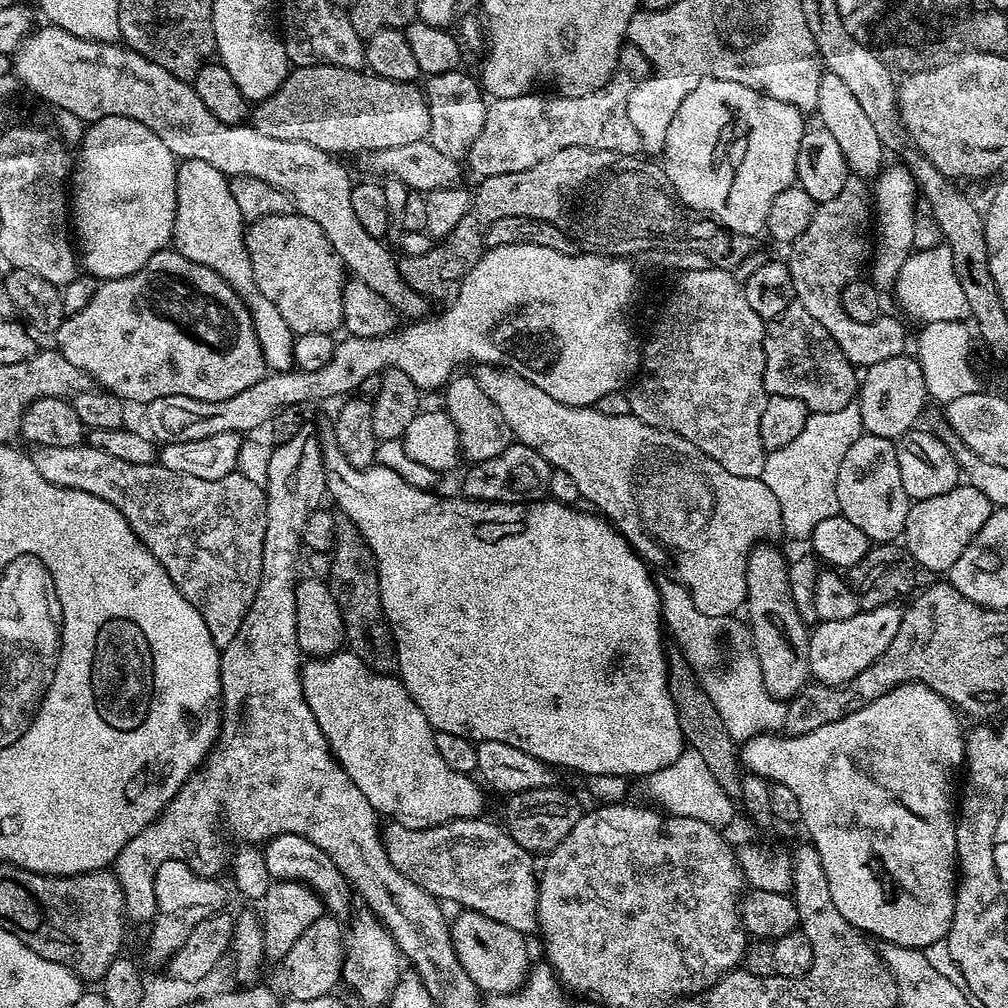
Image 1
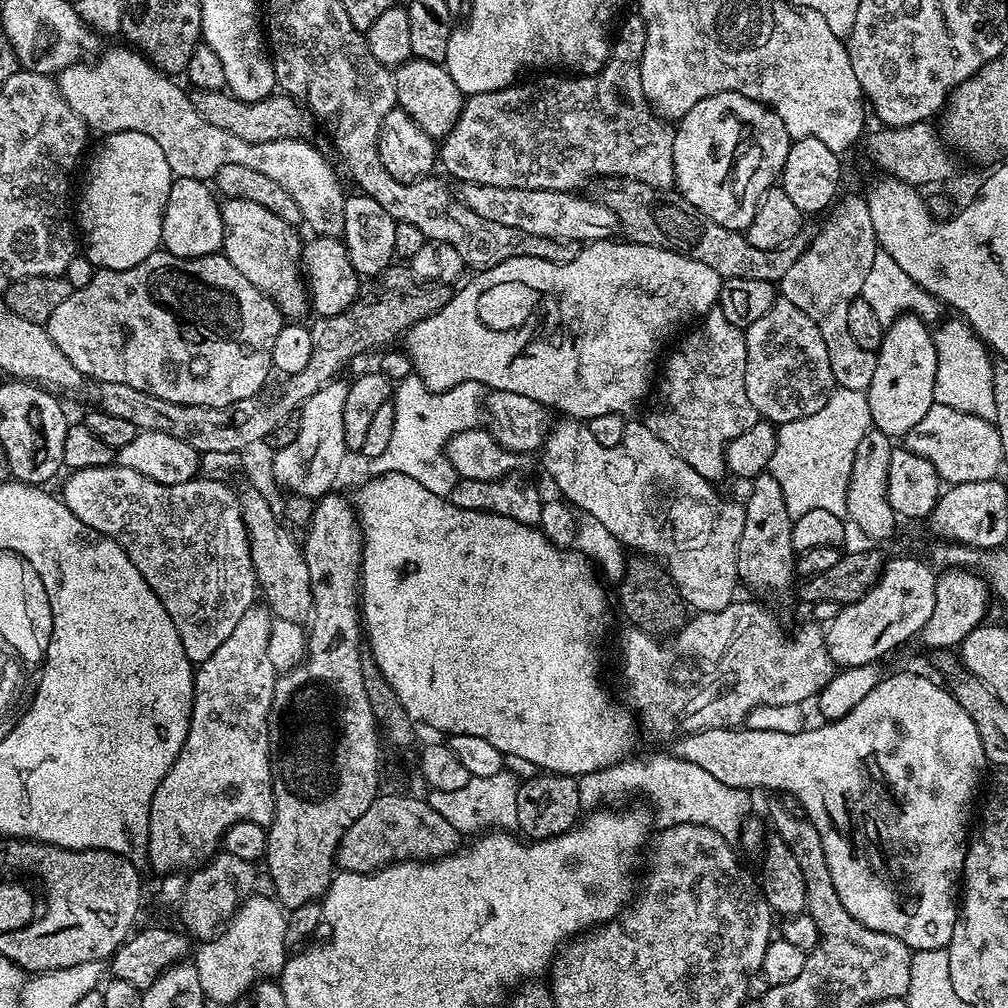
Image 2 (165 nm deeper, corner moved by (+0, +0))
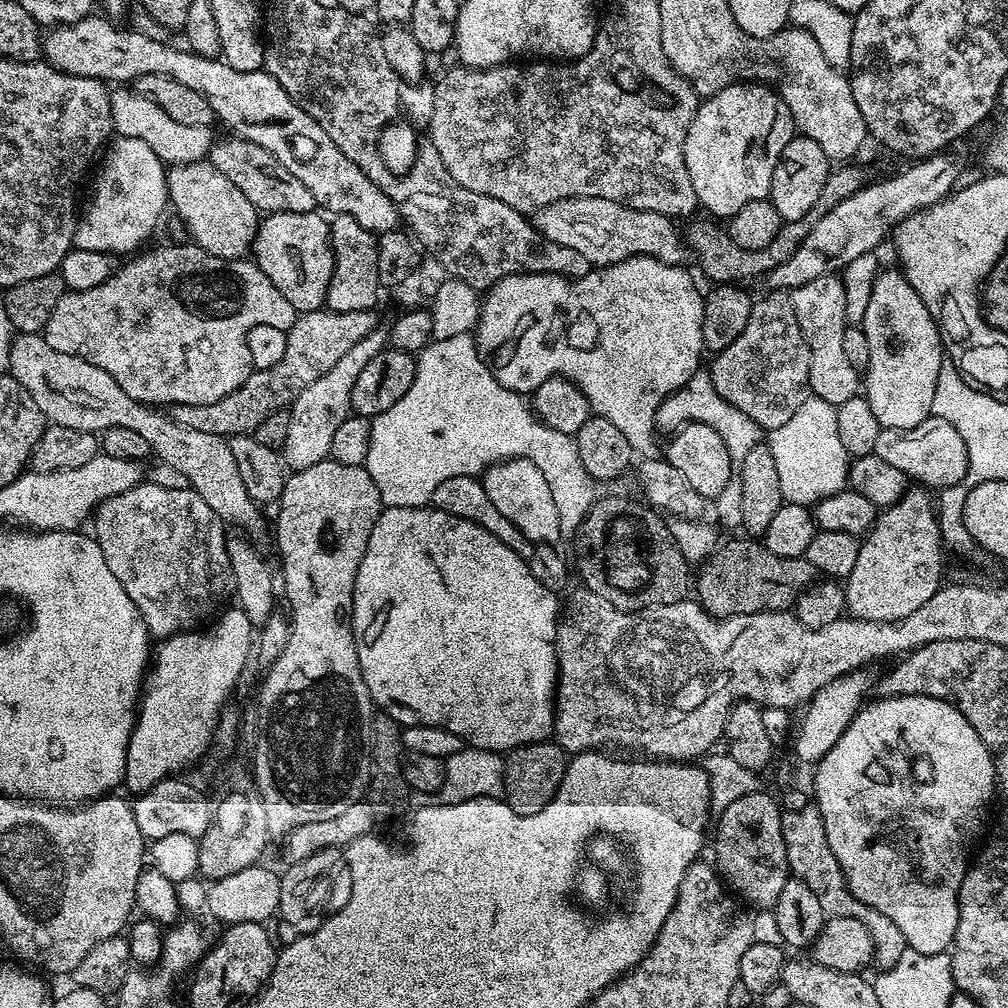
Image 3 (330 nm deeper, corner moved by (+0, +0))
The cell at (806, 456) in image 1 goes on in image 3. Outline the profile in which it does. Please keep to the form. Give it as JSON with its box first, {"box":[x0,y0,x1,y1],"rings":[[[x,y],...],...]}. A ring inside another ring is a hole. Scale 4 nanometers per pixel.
{"box":[768,396,850,506],"rings":[[[810,396],[794,417],[771,429],[768,445],[777,463],[785,503],[810,506],[847,487],[850,457],[838,435],[837,407]]]}

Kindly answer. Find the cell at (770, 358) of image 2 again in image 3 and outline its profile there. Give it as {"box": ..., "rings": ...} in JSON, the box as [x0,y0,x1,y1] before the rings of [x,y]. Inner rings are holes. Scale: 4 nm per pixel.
{"box":[710,290,810,430],"rings":[[[784,290],[767,294],[753,303],[746,330],[726,350],[715,353],[710,375],[718,394],[761,429],[771,430],[794,417],[810,396],[810,346],[802,334],[802,326],[798,326],[791,295]]]}

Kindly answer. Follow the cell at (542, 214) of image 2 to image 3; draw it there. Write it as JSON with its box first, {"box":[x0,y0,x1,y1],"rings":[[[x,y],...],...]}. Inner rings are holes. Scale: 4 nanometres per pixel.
{"box":[530,196,690,266],"rings":[[[575,196],[559,200],[535,209],[530,221],[541,234],[550,238],[550,242],[578,250],[578,254],[582,254],[582,258],[586,258],[594,266],[617,264],[631,256],[649,256],[667,264],[683,265],[684,259],[687,261],[690,256],[681,233],[680,236],[676,233],[676,228],[672,225],[675,223],[669,217],[622,206],[606,198]]]}

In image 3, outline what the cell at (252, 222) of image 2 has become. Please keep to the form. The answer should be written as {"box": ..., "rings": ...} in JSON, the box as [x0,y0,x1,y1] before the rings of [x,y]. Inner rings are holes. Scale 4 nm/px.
{"box":[167,162,261,262],"rings":[[[207,162],[199,164],[173,164],[167,169],[168,175],[168,203],[171,211],[176,211],[179,223],[183,225],[183,231],[191,237],[196,247],[214,254],[220,260],[229,262],[239,261],[249,255],[256,239],[256,230],[260,227],[261,213],[256,211],[255,206],[226,178],[226,174],[220,173],[216,167]]]}

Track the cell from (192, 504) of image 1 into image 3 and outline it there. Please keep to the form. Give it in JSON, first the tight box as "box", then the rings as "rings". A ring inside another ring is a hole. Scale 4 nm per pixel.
{"box":[94,482,232,638],"rings":[[[151,482],[135,484],[122,494],[100,501],[94,512],[95,520],[94,535],[106,558],[106,566],[110,566],[110,574],[122,582],[122,590],[138,606],[144,625],[153,637],[167,638],[199,629],[205,623],[203,620],[221,607],[220,599],[227,588],[229,591],[232,575],[224,536],[226,525],[191,486],[167,488]]]}

